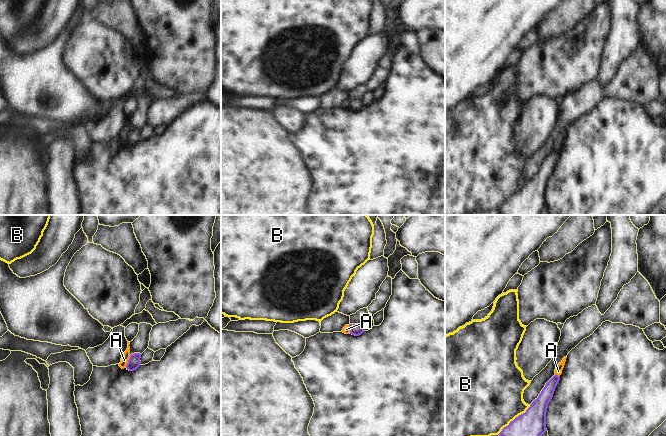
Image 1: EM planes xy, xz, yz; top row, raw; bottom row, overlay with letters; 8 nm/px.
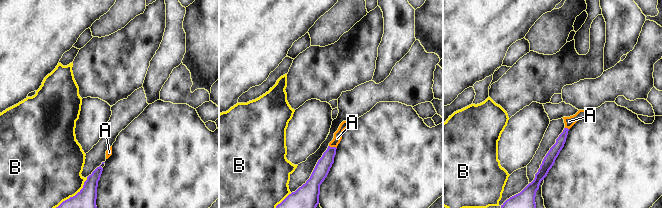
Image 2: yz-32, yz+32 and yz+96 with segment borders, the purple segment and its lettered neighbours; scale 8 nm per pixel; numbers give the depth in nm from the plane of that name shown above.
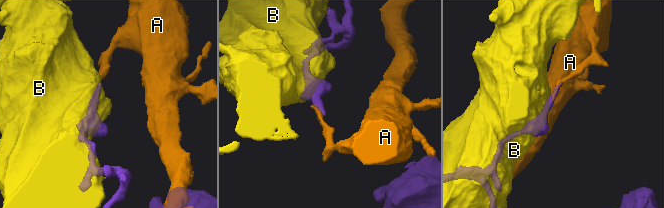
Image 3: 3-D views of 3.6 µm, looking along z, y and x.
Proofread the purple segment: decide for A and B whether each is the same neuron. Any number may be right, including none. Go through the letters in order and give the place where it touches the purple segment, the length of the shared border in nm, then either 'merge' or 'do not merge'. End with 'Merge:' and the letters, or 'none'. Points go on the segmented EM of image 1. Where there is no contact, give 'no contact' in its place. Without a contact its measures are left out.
A: meets purple in xy at (128, 361); contact 100 nm long; do not merge
B: meets purple in yz at (515, 418); contact 360 nm long; do not merge
Merge: none

